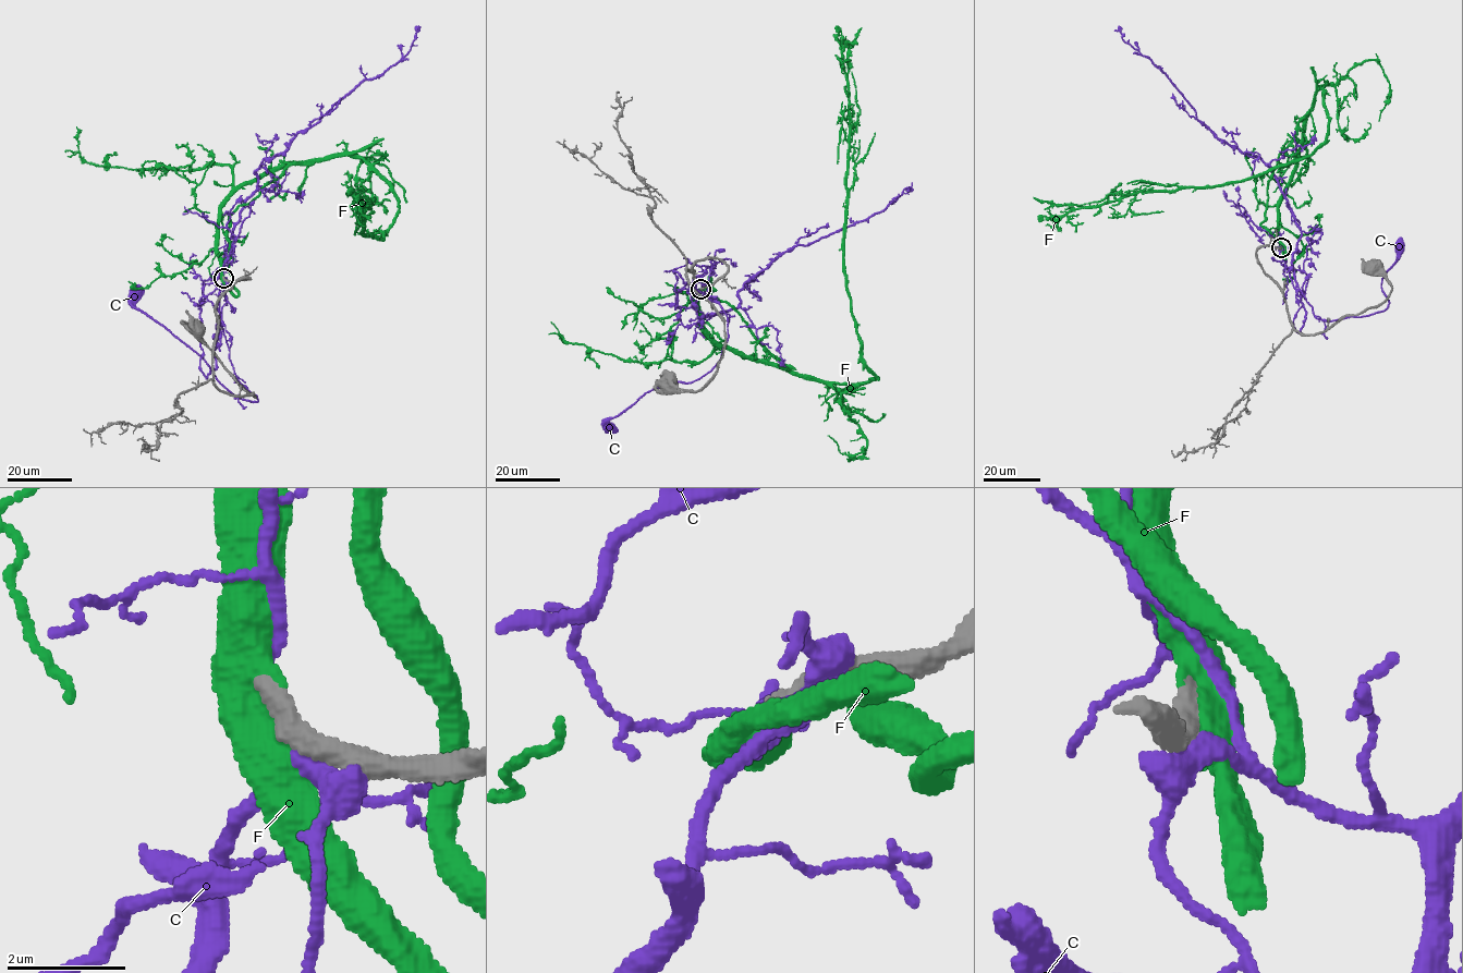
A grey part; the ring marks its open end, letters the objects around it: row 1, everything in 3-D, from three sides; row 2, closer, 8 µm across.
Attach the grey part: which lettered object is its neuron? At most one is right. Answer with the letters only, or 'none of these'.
F

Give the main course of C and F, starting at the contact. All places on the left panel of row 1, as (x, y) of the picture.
C: (227, 281), (220, 289), (219, 315), (230, 360), (258, 402), (231, 392), (199, 355), (135, 307), (137, 292)
F: (223, 278), (219, 208), (287, 166), (361, 158), (398, 202), (381, 239), (363, 233), (357, 196), (372, 222)

